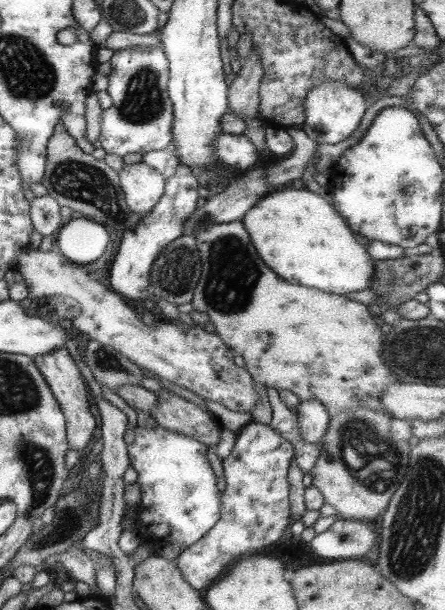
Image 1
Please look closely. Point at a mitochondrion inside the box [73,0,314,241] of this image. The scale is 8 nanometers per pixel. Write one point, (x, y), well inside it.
(142, 103)

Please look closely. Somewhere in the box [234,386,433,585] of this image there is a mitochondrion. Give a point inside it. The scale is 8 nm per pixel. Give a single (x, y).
(368, 458)

